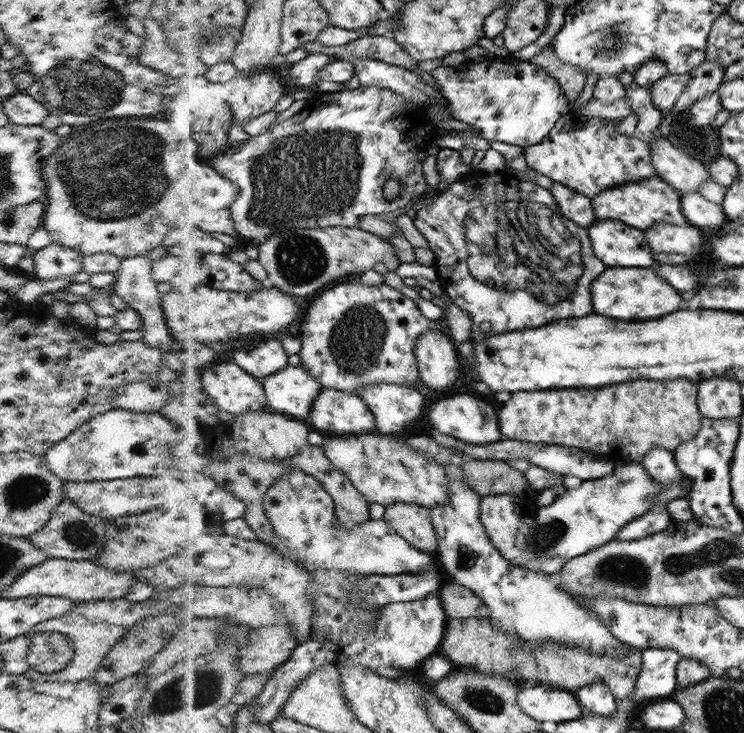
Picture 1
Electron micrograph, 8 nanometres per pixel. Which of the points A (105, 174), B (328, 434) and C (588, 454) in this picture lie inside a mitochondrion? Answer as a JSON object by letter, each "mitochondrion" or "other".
{"A":"mitochondrion","B":"other","C":"other"}

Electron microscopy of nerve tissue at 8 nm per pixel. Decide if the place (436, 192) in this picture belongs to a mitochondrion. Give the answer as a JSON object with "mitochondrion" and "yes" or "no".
{"mitochondrion":"no"}

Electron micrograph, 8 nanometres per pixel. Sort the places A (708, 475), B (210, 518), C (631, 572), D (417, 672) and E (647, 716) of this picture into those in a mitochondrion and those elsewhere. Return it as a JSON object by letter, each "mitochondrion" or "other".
{"A":"other","B":"other","C":"mitochondrion","D":"other","E":"other"}

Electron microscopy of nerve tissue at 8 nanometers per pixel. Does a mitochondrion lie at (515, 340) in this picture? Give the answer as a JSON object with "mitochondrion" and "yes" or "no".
{"mitochondrion":"no"}

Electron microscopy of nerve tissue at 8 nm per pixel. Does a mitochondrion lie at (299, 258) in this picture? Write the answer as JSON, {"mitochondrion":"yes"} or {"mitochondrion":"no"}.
{"mitochondrion":"yes"}

